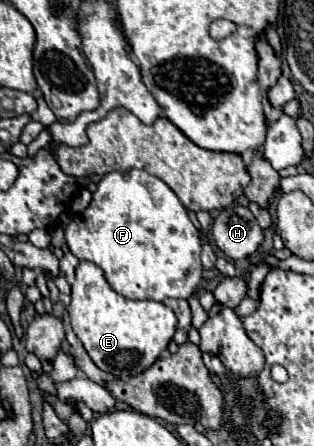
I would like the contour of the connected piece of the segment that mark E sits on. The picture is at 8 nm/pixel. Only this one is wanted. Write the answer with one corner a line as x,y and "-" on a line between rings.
81,261
75,273
77,279
73,283
71,305
67,311
73,331
93,363
121,381
149,369
173,339
177,327
173,311
159,301
135,301
119,295
111,289
103,271
89,261

